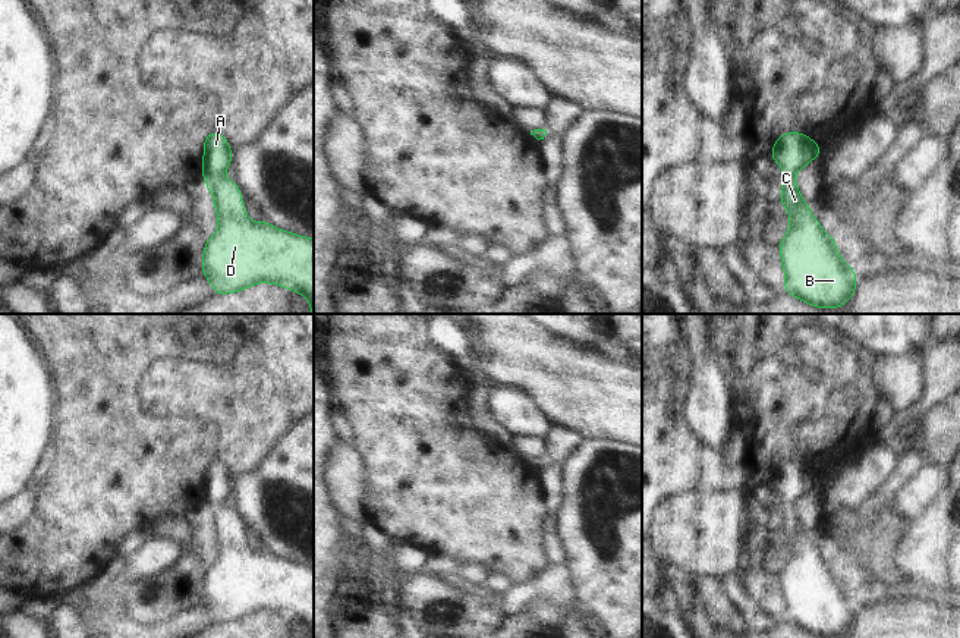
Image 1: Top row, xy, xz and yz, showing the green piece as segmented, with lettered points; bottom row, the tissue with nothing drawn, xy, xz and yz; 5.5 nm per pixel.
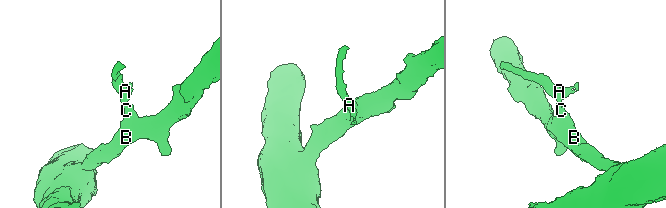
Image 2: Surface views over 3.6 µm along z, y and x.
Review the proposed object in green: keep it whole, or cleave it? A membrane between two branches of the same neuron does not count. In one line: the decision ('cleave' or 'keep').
keep

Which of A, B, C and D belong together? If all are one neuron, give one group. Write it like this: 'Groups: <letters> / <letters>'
Groups: A B C D.

